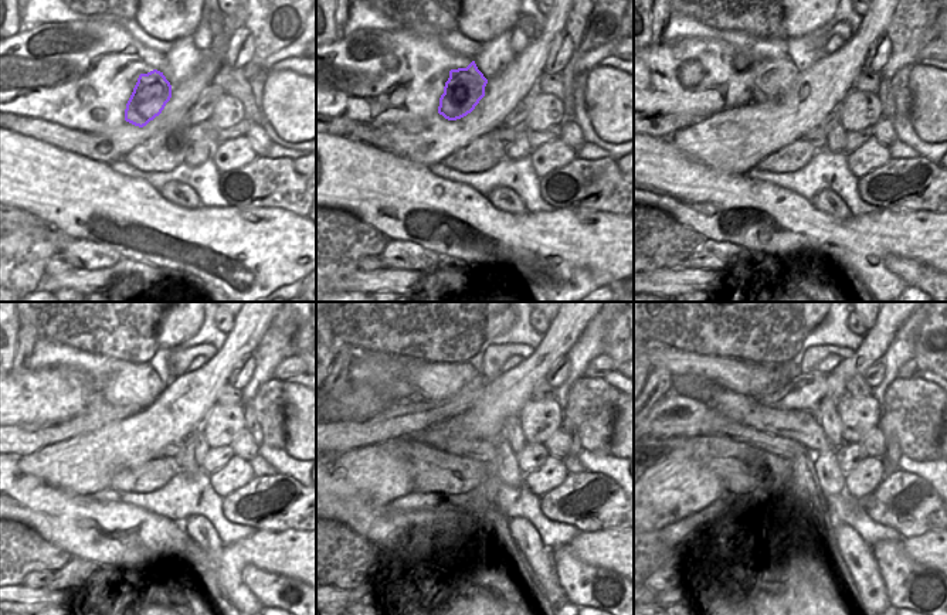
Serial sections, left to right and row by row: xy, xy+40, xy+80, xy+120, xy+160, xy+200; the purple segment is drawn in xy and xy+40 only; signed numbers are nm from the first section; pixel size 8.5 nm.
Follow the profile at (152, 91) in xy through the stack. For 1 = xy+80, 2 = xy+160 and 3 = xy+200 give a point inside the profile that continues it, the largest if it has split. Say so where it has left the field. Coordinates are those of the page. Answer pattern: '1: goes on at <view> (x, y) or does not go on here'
1: goes on at xy+80 (773, 77)
2: goes on at xy+160 (403, 377)
3: goes on at xy+200 (729, 373)

